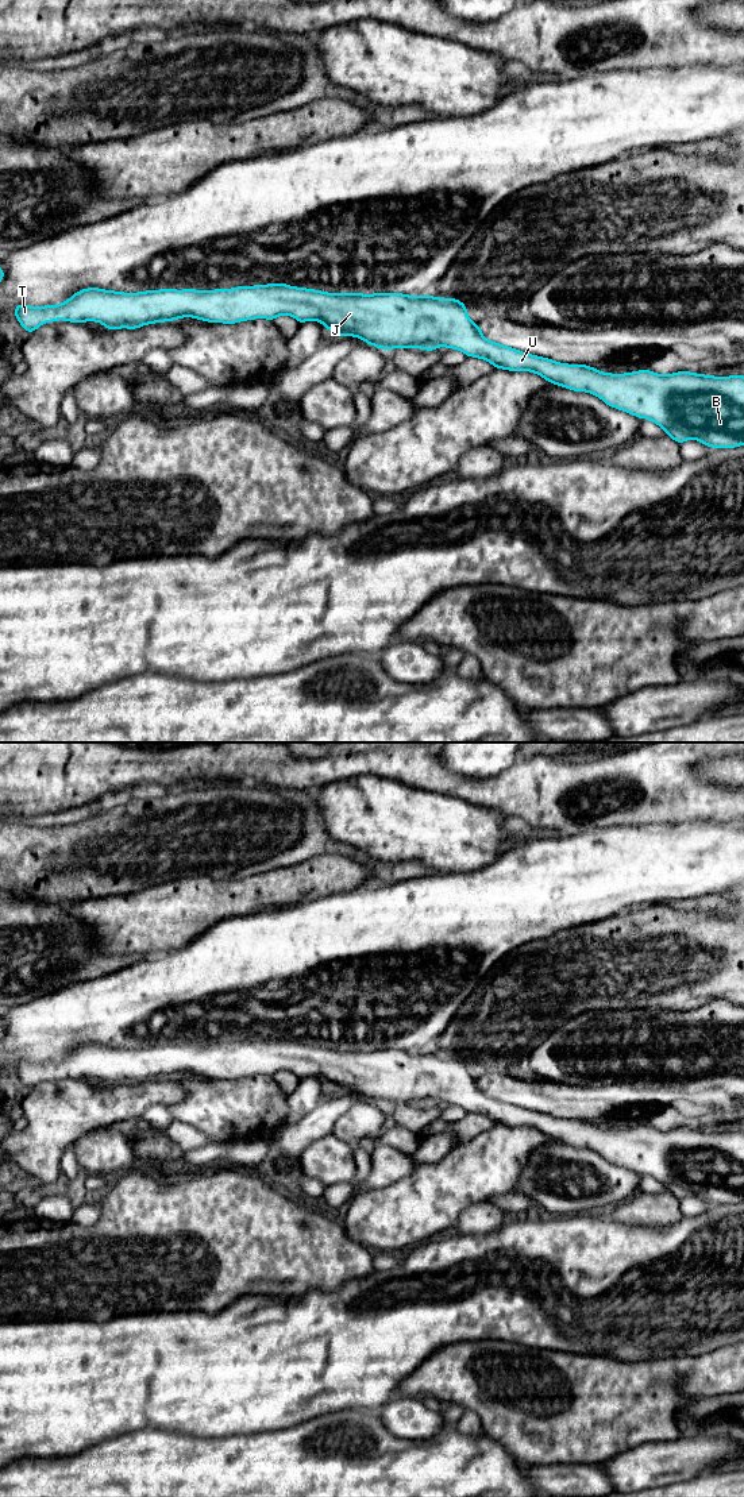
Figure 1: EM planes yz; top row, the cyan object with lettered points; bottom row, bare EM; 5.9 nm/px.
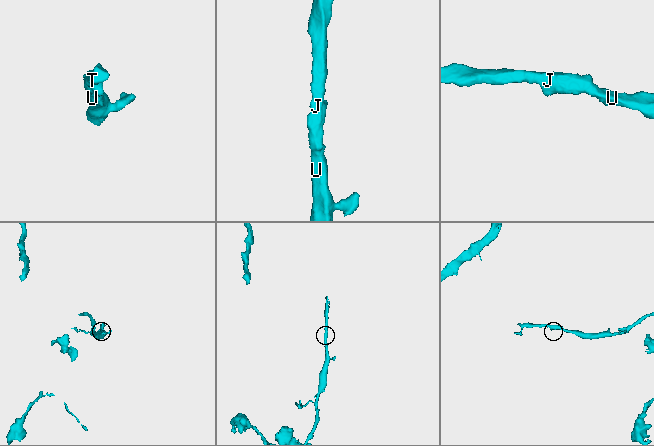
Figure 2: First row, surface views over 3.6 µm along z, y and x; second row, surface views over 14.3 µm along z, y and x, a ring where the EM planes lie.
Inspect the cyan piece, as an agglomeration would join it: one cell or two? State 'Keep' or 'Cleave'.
Keep

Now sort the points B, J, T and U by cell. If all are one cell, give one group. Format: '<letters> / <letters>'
B J T U

